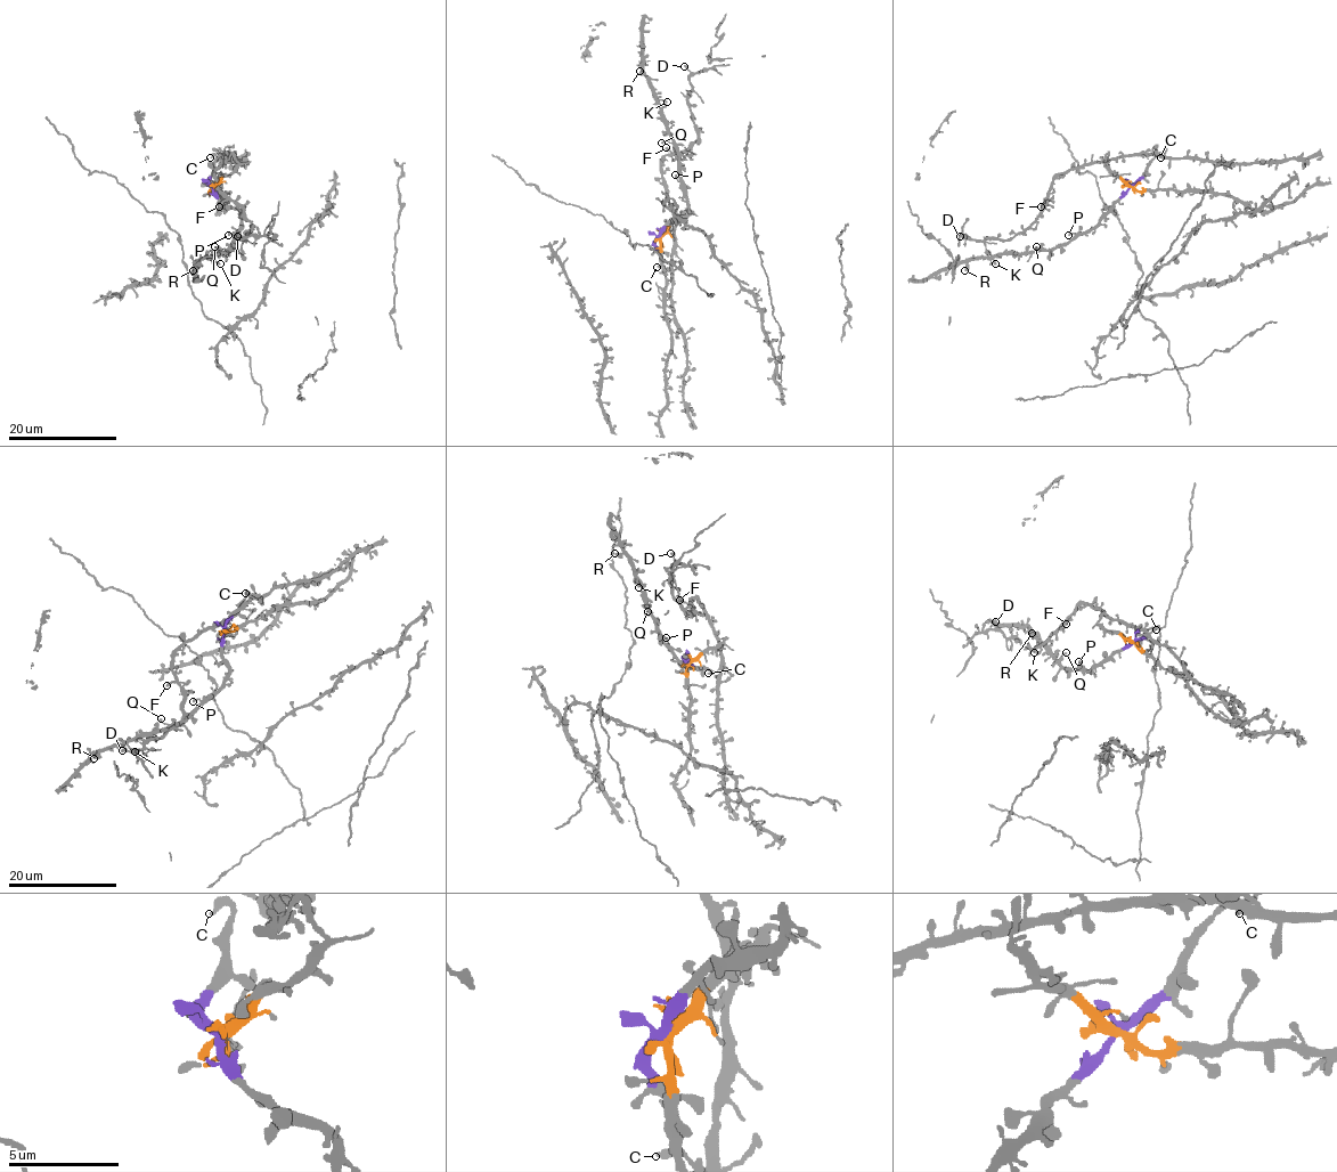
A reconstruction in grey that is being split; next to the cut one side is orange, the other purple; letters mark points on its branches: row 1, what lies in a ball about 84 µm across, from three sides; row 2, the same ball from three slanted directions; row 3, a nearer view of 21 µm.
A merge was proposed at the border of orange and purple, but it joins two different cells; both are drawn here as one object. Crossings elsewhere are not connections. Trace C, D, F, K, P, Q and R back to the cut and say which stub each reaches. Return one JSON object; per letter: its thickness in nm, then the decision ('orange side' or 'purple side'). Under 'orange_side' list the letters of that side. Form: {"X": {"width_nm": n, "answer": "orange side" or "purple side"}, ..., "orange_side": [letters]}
{"C": {"width_nm": 320, "answer": "purple side"}, "D": {"width_nm": 320, "answer": "orange side"}, "F": {"width_nm": 260, "answer": "orange side"}, "K": {"width_nm": 220, "answer": "purple side"}, "P": {"width_nm": 240, "answer": "purple side"}, "Q": {"width_nm": 200, "answer": "purple side"}, "R": {"width_nm": 440, "answer": "purple side"}, "orange_side": ["D", "F"]}

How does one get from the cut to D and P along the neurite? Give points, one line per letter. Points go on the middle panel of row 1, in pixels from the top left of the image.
D: (660, 237), (684, 211), (674, 211), (661, 161), (683, 153), (698, 132), (691, 113), (690, 72), (684, 65)
P: (660, 237), (660, 232), (671, 220), (681, 219), (687, 212), (687, 198), (675, 175)

